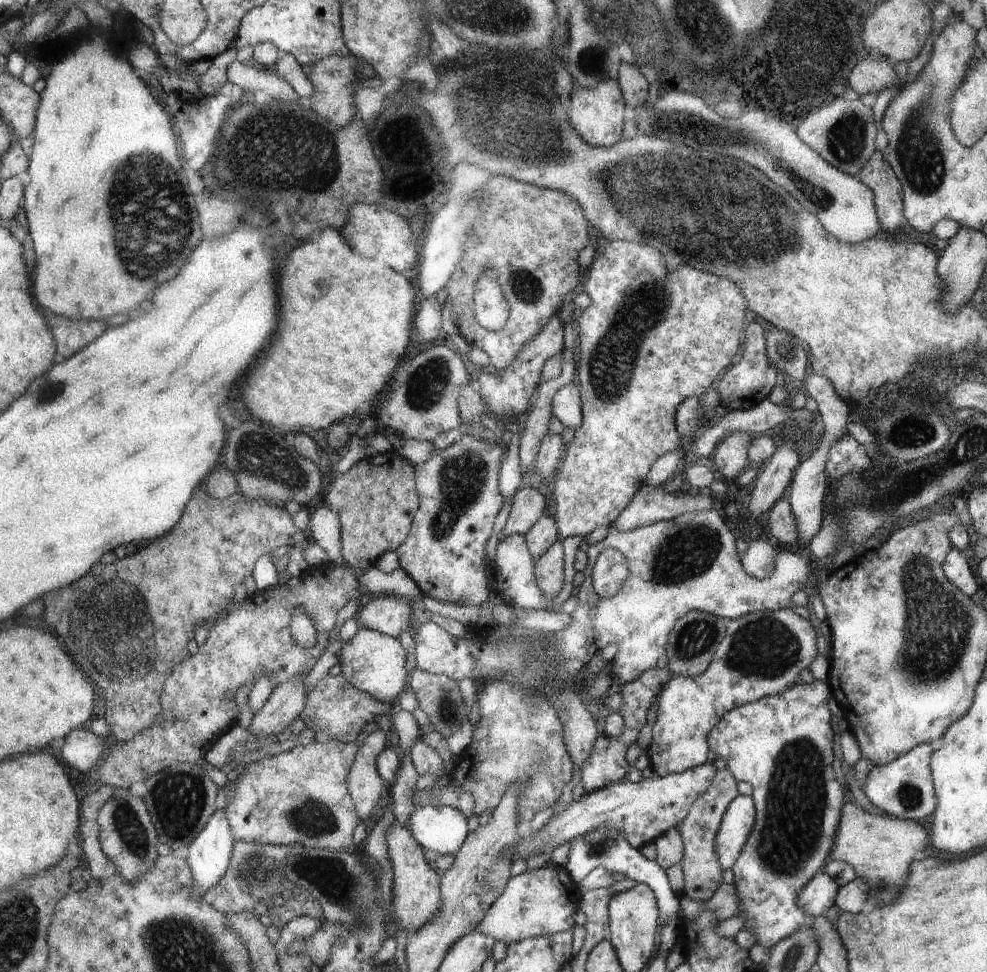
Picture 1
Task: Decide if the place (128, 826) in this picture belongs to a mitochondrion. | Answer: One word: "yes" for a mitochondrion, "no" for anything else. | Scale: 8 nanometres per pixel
yes

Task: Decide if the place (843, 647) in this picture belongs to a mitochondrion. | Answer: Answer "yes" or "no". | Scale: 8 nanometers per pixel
no

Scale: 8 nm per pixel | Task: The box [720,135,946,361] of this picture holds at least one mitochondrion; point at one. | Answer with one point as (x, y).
(774, 204)

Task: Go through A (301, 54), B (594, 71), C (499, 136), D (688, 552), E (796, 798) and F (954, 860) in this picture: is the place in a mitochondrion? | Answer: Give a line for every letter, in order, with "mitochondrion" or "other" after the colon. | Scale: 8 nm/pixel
A: other
B: mitochondrion
C: mitochondrion
D: mitochondrion
E: mitochondrion
F: other

